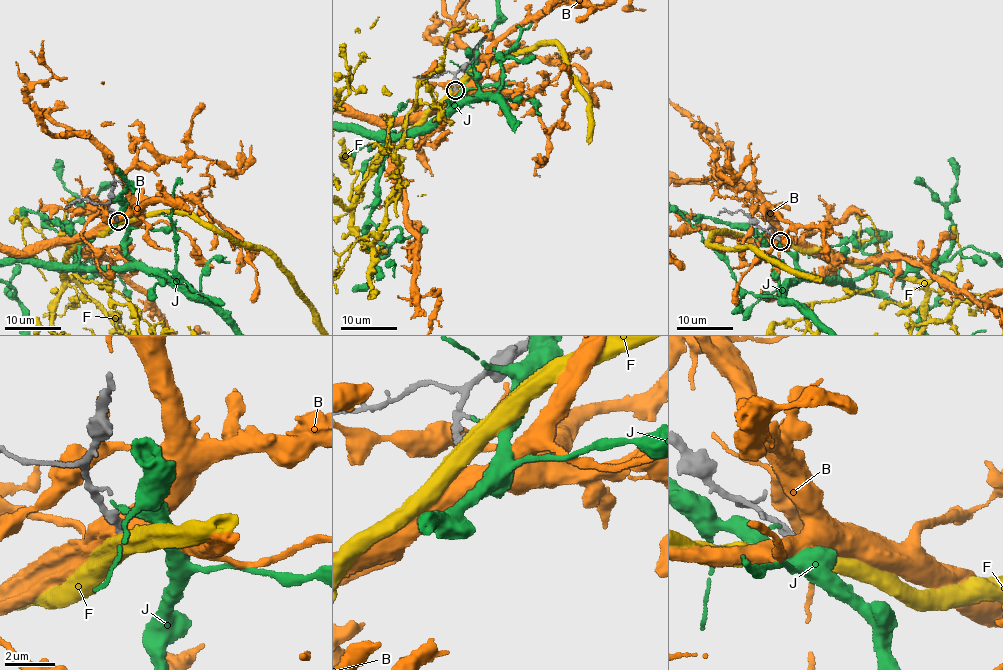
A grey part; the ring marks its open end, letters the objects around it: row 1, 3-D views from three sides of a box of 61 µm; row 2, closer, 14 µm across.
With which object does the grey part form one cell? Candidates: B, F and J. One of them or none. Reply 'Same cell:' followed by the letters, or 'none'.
Same cell: none

